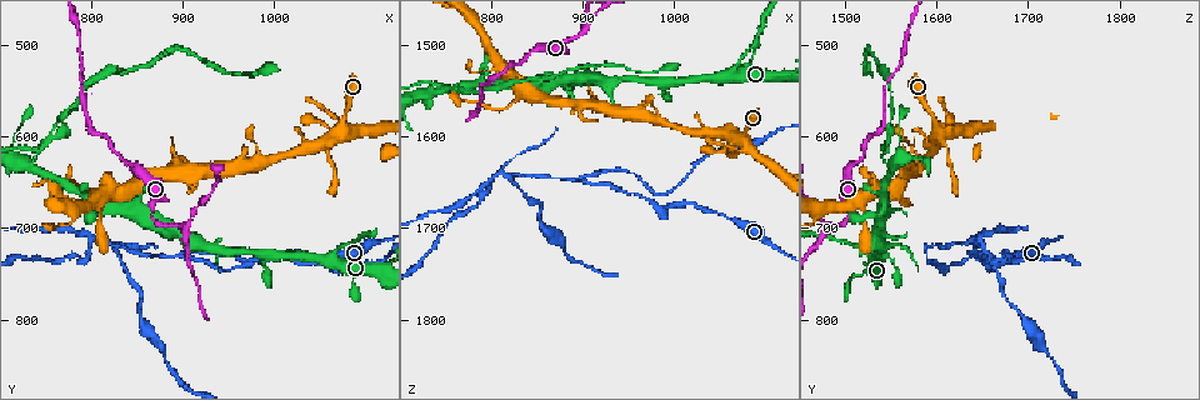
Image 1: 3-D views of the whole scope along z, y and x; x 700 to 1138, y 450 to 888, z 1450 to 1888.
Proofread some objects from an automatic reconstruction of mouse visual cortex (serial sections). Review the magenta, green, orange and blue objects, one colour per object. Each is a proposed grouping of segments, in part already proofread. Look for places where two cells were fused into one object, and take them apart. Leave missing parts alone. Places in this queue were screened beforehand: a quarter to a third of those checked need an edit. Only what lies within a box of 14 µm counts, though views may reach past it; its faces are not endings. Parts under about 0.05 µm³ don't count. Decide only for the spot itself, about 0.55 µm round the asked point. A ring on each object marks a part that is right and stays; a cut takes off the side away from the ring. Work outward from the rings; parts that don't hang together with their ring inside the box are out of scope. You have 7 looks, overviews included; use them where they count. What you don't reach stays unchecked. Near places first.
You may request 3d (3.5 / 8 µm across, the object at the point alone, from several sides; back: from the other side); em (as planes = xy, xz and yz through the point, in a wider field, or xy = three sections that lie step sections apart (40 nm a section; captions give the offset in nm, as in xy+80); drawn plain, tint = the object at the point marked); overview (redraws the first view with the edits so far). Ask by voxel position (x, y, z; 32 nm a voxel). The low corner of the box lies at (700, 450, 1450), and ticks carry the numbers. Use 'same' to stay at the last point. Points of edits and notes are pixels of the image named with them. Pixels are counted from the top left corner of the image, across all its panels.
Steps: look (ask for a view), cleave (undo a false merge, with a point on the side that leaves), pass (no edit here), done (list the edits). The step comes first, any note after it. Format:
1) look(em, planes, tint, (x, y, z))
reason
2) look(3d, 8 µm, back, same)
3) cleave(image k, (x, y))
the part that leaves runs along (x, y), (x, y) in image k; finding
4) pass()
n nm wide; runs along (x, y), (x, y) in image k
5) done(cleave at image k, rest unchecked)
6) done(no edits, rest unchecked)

look(3d, 8 µm, back, (865, 695, 1500))
sharp bend

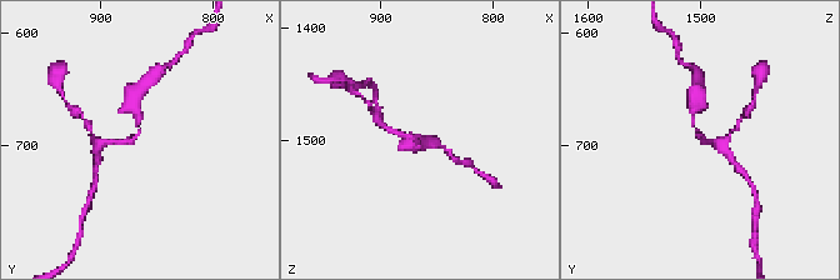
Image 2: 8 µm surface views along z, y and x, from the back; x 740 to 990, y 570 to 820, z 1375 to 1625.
look(3d, 3.5 µm, (866, 692, 1502))

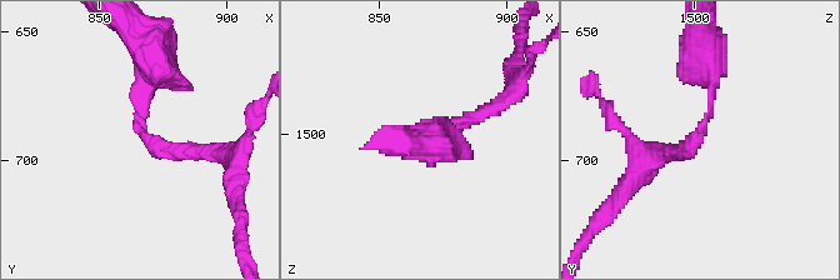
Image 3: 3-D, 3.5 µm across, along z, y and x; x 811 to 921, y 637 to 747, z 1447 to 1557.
look(em, xy, step 3, tint, (869, 692, 1501))
arms of 200, 200 nm

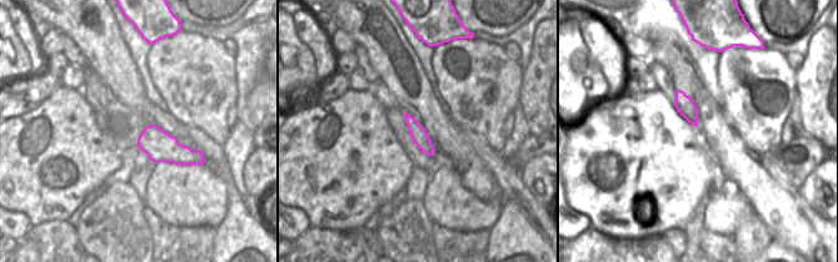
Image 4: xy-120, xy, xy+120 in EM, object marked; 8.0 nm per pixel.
pass()
runs along (408, 117), (430, 151) in image 4; one cell here

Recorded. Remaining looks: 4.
look(3d, 8 µm, (745, 610, 1545))
two arms in line, one across

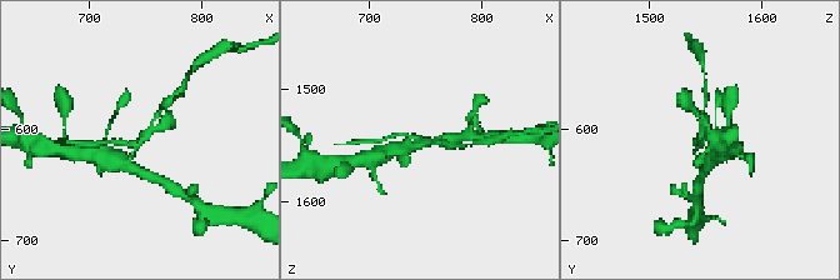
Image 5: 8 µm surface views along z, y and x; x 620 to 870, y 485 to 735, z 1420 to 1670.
look(em, xy, step 1, tint, (746, 610, 1544))
3 arms; arms of 150, 200, 200 nm

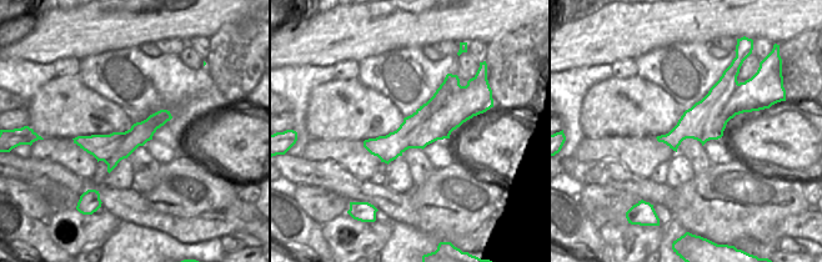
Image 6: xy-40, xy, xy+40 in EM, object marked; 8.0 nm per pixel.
cleave(image 5, (148, 133))
the part that leaves runs along (135, 151), (168, 118), (168, 110) in image 5; two cells meet here

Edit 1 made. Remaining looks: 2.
done(cleave at image 5, rest unchecked)

